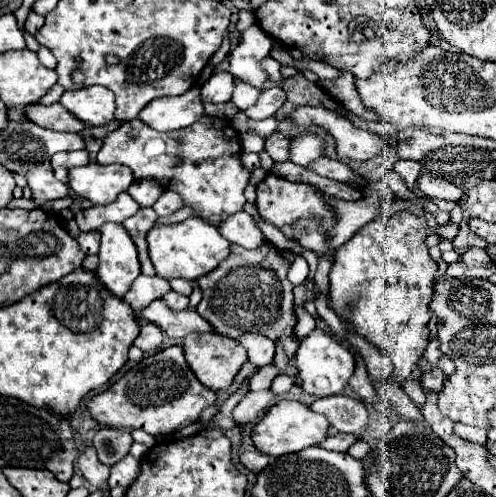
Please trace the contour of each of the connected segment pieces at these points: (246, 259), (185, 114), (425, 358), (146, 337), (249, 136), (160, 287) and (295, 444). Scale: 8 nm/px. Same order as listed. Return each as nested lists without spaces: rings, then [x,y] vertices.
[[[264,243],[258,249],[244,249],[240,245],[230,245],[230,255],[212,273],[198,279],[202,289],[202,301],[196,311],[216,329],[220,335],[238,339],[244,333],[266,333],[272,341],[284,347],[288,357],[286,375],[292,377],[296,387],[302,387],[298,369],[294,365],[294,355],[300,345],[294,335],[296,315],[294,315],[294,285],[288,281],[288,261],[282,259],[272,243]]]
[[[194,85],[178,97],[160,97],[158,101],[152,101],[142,113],[138,113],[138,119],[146,121],[146,125],[156,131],[174,131],[196,123],[202,115],[204,105],[200,99],[200,87]]]
[[[434,339],[434,341],[428,343],[426,351],[420,357],[420,367],[422,367],[420,371],[422,373],[428,373],[428,369],[432,369],[432,365],[436,365],[440,361],[440,357],[442,357],[442,353],[438,349],[438,339]]]
[[[144,323],[140,327],[140,335],[136,337],[134,345],[142,351],[154,351],[162,345],[162,331],[154,323]]]
[[[240,133],[240,141],[242,141],[242,151],[260,153],[264,149],[264,141],[254,133]]]
[[[140,275],[132,283],[130,291],[124,295],[124,301],[128,301],[130,307],[134,309],[134,313],[138,315],[146,305],[150,305],[156,299],[162,299],[168,291],[170,291],[170,283],[162,281],[162,277]]]
[[[278,401],[252,427],[250,439],[260,453],[280,457],[280,455],[302,451],[302,449],[312,447],[312,445],[320,445],[326,439],[326,429],[328,429],[328,419],[324,415],[314,413],[310,407],[306,407],[298,401]]]

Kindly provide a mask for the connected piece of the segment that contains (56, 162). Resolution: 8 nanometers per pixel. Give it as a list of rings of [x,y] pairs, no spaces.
[[[86,149],[80,151],[62,151],[56,153],[52,157],[52,167],[78,167],[78,165],[86,165],[90,161],[90,155]]]

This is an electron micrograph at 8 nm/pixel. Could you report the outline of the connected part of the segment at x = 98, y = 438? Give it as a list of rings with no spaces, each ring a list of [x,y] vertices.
[[[102,427],[94,435],[94,447],[98,451],[98,459],[108,467],[116,465],[124,455],[128,455],[132,443],[134,439],[126,429]]]

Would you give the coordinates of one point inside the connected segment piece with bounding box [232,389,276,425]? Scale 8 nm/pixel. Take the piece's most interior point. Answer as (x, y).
(249, 410)

